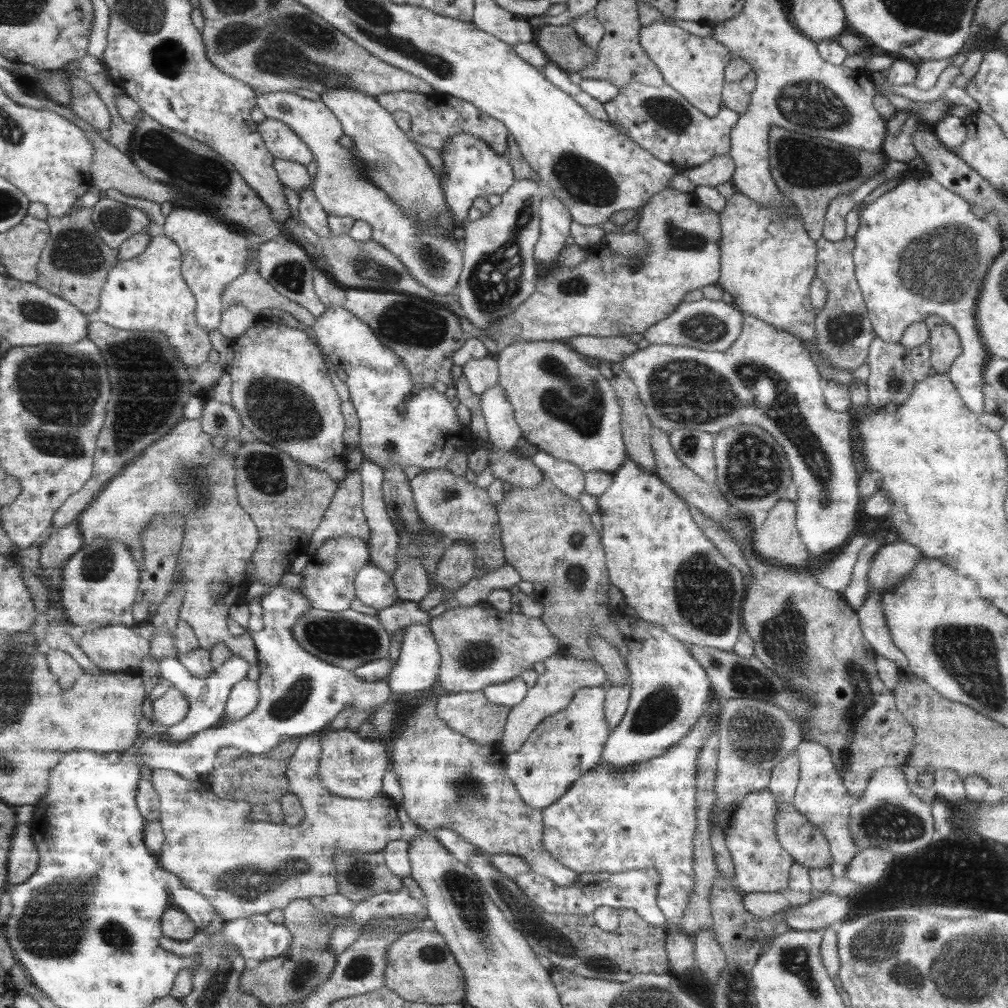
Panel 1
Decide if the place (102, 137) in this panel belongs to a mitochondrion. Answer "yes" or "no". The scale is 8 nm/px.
no

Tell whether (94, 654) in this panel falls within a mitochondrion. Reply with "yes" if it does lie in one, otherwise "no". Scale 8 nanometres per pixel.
no

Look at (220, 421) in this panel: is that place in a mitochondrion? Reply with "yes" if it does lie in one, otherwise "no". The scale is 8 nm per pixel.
yes

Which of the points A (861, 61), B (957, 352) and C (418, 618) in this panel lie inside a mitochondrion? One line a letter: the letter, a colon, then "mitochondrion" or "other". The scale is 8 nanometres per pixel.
A: other
B: other
C: other

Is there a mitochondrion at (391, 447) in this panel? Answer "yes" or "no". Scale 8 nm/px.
yes

